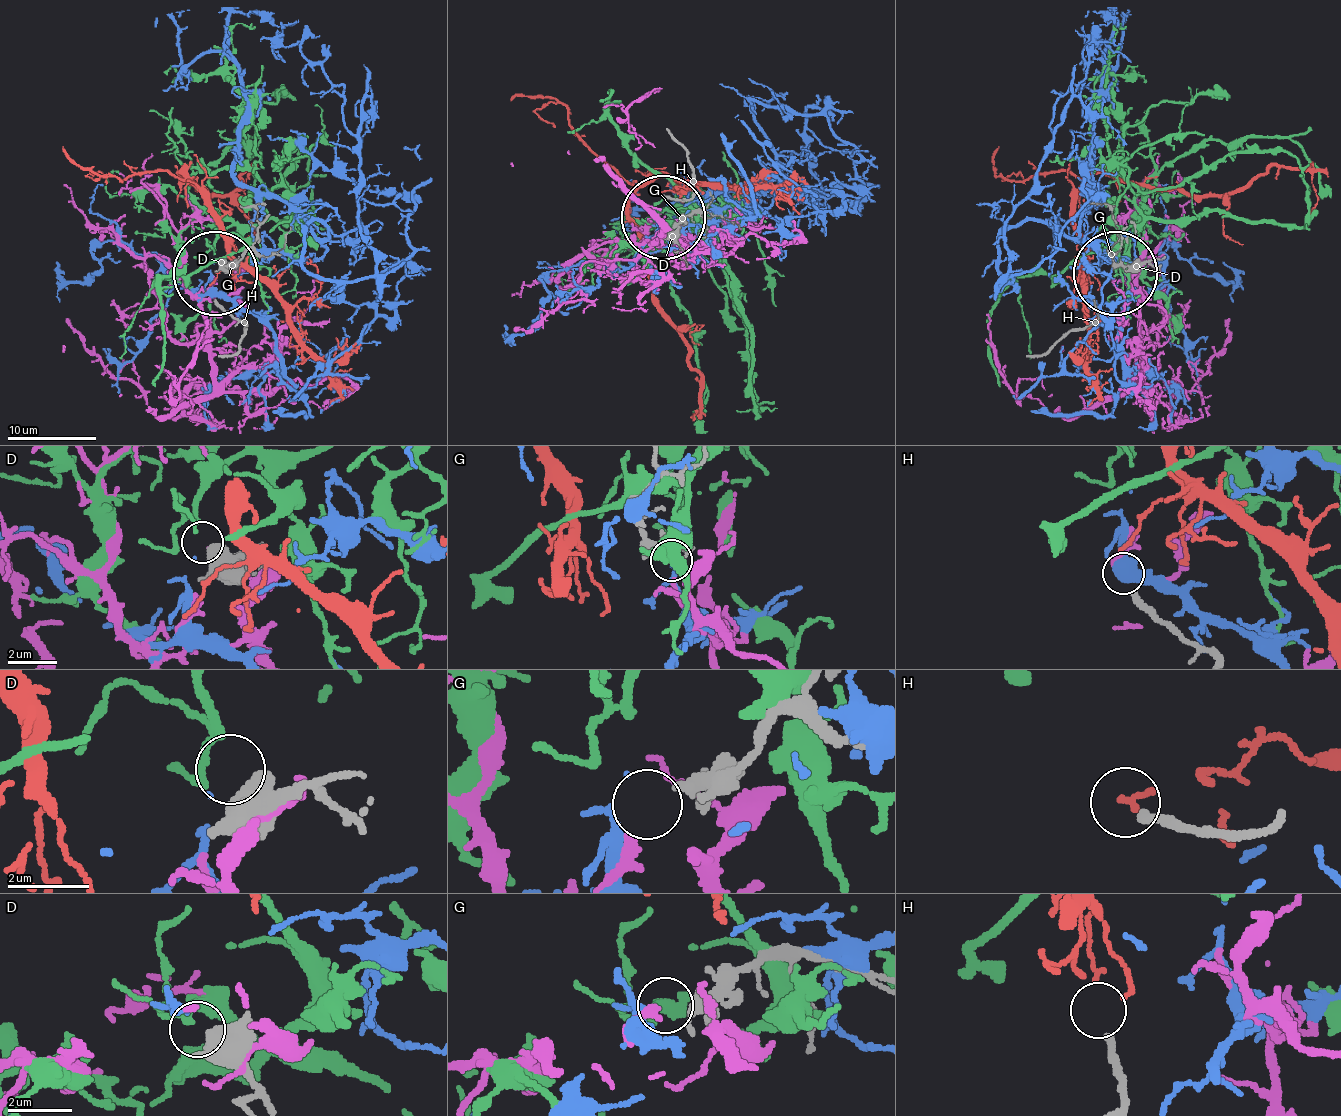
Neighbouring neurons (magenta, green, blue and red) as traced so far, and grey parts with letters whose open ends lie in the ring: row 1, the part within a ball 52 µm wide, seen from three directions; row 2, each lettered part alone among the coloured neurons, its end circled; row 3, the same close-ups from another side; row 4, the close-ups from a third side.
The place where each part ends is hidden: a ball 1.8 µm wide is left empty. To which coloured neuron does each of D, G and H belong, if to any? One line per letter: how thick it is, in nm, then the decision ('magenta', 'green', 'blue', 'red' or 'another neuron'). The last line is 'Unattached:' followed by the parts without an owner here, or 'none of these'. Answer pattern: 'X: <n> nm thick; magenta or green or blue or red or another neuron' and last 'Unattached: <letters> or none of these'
D: 550 nm thick; green
G: 300 nm thick; magenta
H: 240 nm thick; another neuron
Unattached: H

